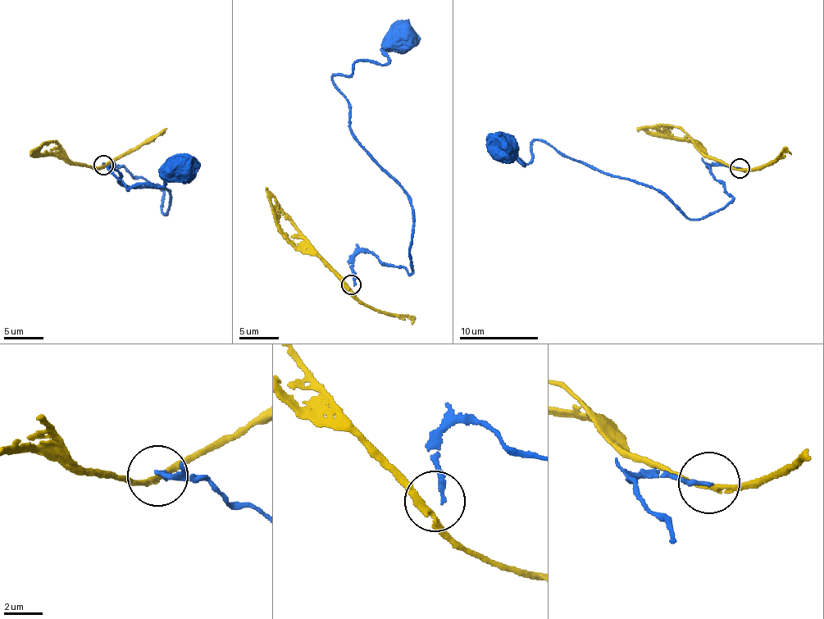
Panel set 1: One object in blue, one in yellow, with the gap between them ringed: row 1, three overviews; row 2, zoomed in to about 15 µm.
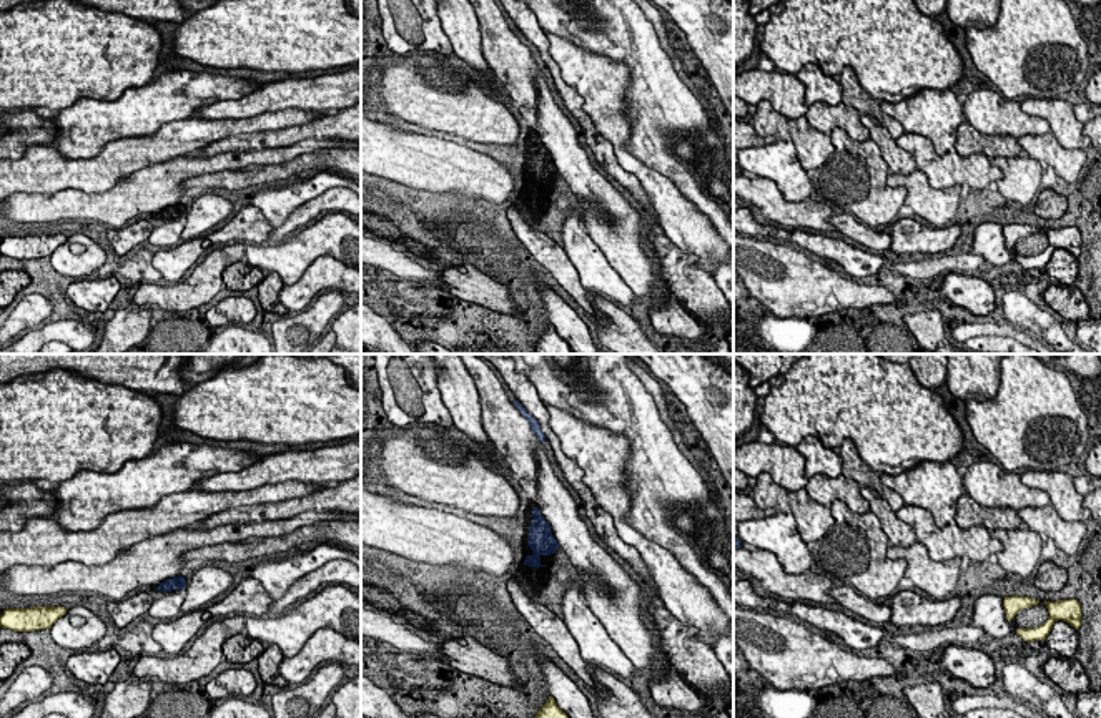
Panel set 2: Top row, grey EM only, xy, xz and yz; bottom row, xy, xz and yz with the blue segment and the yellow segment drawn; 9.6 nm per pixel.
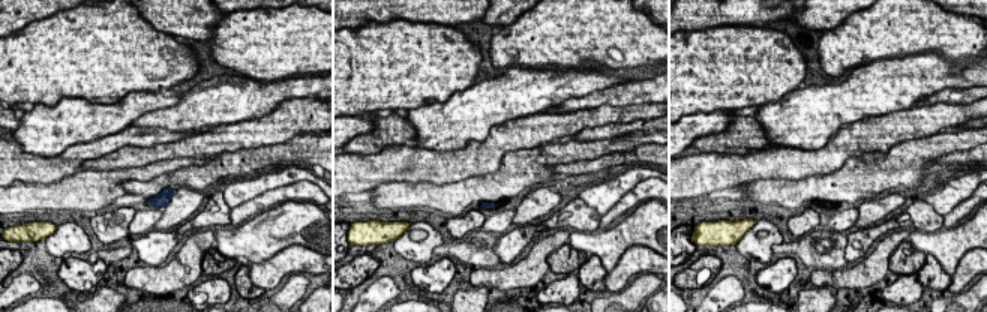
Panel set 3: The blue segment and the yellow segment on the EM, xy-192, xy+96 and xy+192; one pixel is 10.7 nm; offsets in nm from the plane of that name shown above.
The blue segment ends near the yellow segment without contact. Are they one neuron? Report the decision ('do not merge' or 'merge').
do not merge

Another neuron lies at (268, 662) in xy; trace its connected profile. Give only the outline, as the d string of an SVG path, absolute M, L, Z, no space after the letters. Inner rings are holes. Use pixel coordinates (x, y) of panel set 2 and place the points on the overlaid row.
M276 645L266 647L266 650L258 657L258 673L264 685L276 685L284 688L288 681L279 673L279 663L284 658Z

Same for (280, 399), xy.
M263 354L241 369L225 369L190 386L175 402L180 429L225 442L333 444L361 434L361 391L329 359L299 359L293 354Z

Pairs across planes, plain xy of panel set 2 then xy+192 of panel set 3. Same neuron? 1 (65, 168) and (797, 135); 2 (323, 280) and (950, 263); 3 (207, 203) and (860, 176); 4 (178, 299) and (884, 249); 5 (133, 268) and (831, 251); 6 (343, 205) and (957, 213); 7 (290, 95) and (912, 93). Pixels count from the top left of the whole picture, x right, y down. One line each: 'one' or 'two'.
1: two
2: two
3: two
4: one
5: one
6: one
7: two

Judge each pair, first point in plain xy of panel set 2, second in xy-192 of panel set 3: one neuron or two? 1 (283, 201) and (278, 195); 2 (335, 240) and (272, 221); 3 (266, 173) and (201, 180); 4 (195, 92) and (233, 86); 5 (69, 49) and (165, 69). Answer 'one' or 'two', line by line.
1: two
2: one
3: one
4: two
5: one

